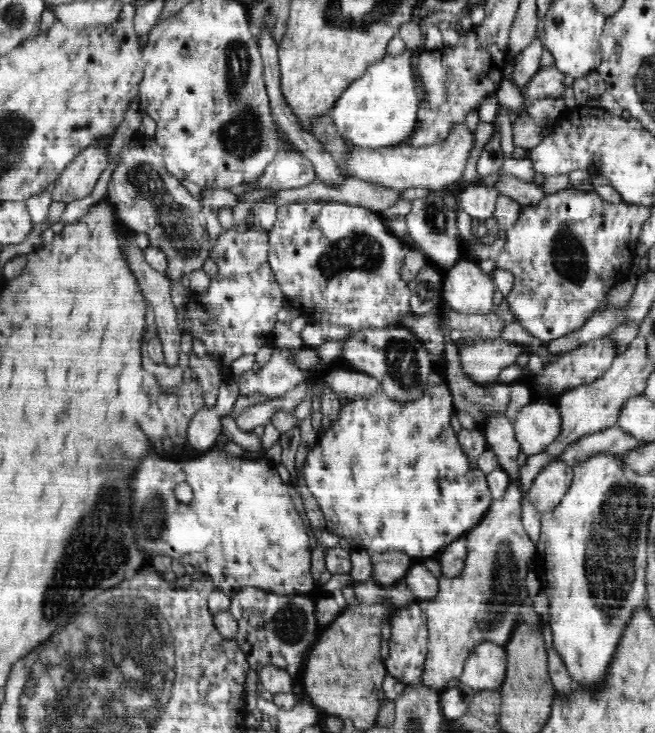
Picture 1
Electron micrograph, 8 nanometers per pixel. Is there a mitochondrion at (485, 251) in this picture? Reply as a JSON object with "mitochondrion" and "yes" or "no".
{"mitochondrion":"no"}

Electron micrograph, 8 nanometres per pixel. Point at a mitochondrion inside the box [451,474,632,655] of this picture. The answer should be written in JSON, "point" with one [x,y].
{"point":[504,581]}

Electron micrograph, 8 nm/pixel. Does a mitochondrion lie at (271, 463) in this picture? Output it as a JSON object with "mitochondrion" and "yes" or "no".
{"mitochondrion":"no"}

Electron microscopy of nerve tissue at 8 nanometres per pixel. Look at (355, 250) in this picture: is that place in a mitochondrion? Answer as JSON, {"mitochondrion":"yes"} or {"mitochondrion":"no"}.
{"mitochondrion":"yes"}

